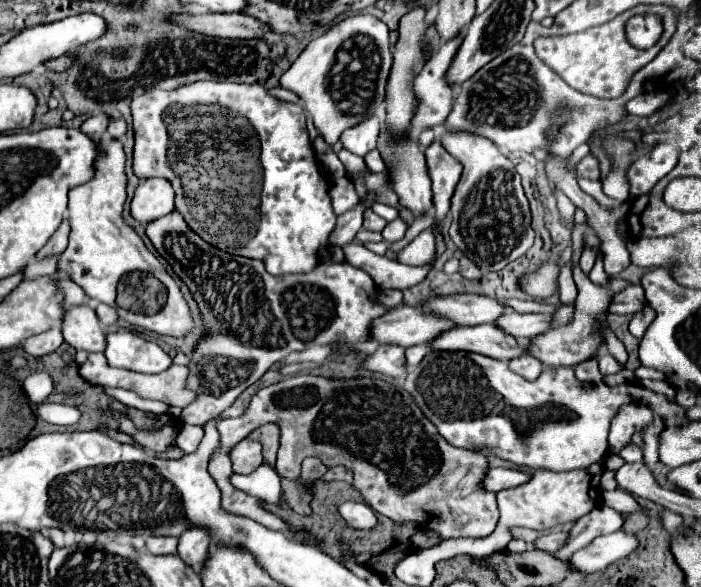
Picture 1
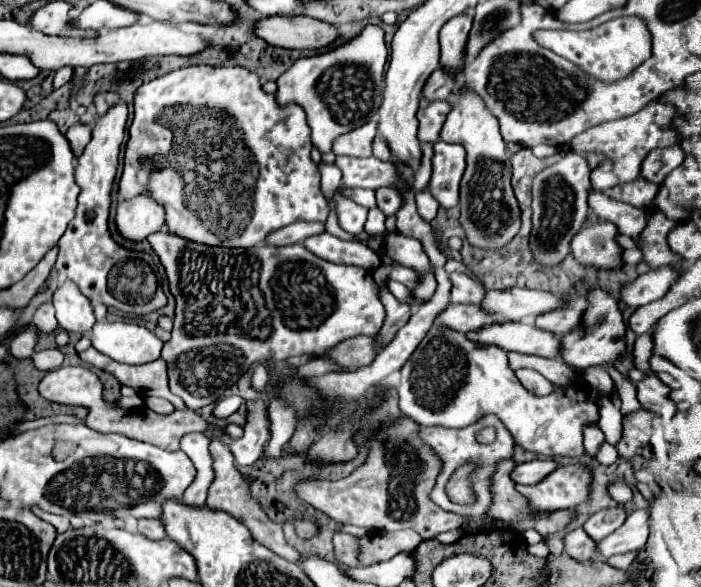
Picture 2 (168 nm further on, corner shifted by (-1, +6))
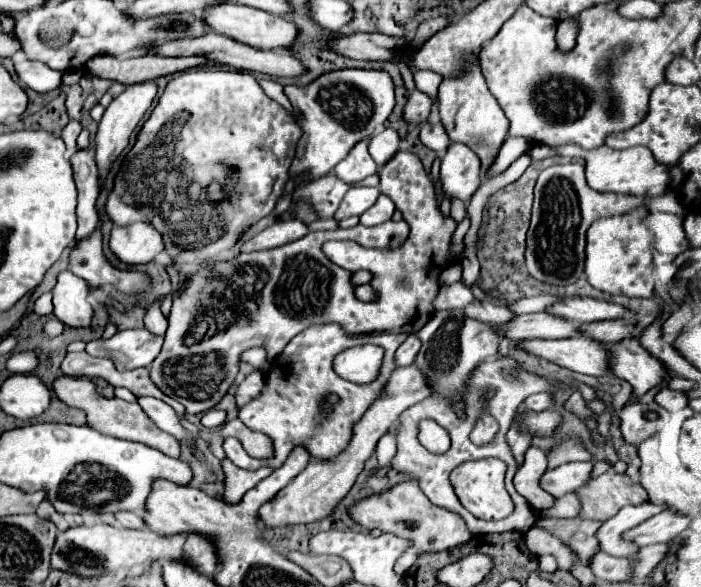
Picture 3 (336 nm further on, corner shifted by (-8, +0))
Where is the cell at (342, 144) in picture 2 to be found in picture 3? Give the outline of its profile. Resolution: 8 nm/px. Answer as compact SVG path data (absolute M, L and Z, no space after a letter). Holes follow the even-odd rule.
M361 140L351 148L349 156L345 160L341 160L341 164L335 166L333 172L343 182L353 184L357 180L363 180L365 176L371 176L375 170L377 170L377 164L373 162L373 158L367 150L367 140Z

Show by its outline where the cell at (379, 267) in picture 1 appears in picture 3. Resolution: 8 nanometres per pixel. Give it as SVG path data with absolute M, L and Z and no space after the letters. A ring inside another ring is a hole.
M451 144L441 158L441 184L447 198L469 202L481 184L477 154L465 144Z

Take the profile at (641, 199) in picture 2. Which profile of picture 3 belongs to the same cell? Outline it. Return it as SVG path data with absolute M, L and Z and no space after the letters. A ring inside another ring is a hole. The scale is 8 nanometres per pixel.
M577 162L549 166L539 174L535 186L535 202L533 202L533 218L531 228L527 232L527 270L533 278L567 286L573 284L583 274L585 264L585 232L589 226L607 216L629 214L633 208L647 208L649 212L669 212L683 214L683 206L679 196L669 190L661 196L623 196L615 192L597 192L589 188L585 180L585 166Z

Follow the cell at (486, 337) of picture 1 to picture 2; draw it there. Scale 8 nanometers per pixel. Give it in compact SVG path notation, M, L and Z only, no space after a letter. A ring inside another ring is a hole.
M502 322L486 326L484 330L470 332L470 340L480 344L494 344L506 352L534 354L544 358L556 358L562 350L560 338L550 334L548 330L540 330L536 326L528 326L522 322Z

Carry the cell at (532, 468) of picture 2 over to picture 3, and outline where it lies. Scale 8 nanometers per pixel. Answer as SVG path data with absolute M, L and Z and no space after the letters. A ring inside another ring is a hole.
M567 462L563 466L557 466L553 470L547 470L539 484L543 490L547 490L551 496L561 498L567 492L579 490L589 482L589 472L593 464L591 462Z

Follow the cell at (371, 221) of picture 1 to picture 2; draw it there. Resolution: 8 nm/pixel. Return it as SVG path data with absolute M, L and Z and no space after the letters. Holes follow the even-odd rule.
M342 186L340 188L340 194L354 200L356 204L364 206L364 208L374 208L376 206L376 198L374 198L374 192L372 190L364 190L364 188L346 188Z

